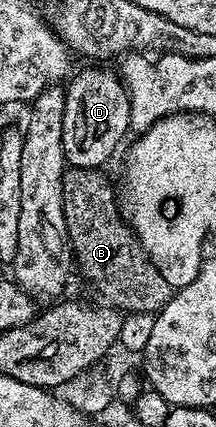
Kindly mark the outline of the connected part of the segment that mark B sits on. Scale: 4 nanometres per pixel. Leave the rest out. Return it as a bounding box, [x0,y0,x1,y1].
[62,167,175,316]

